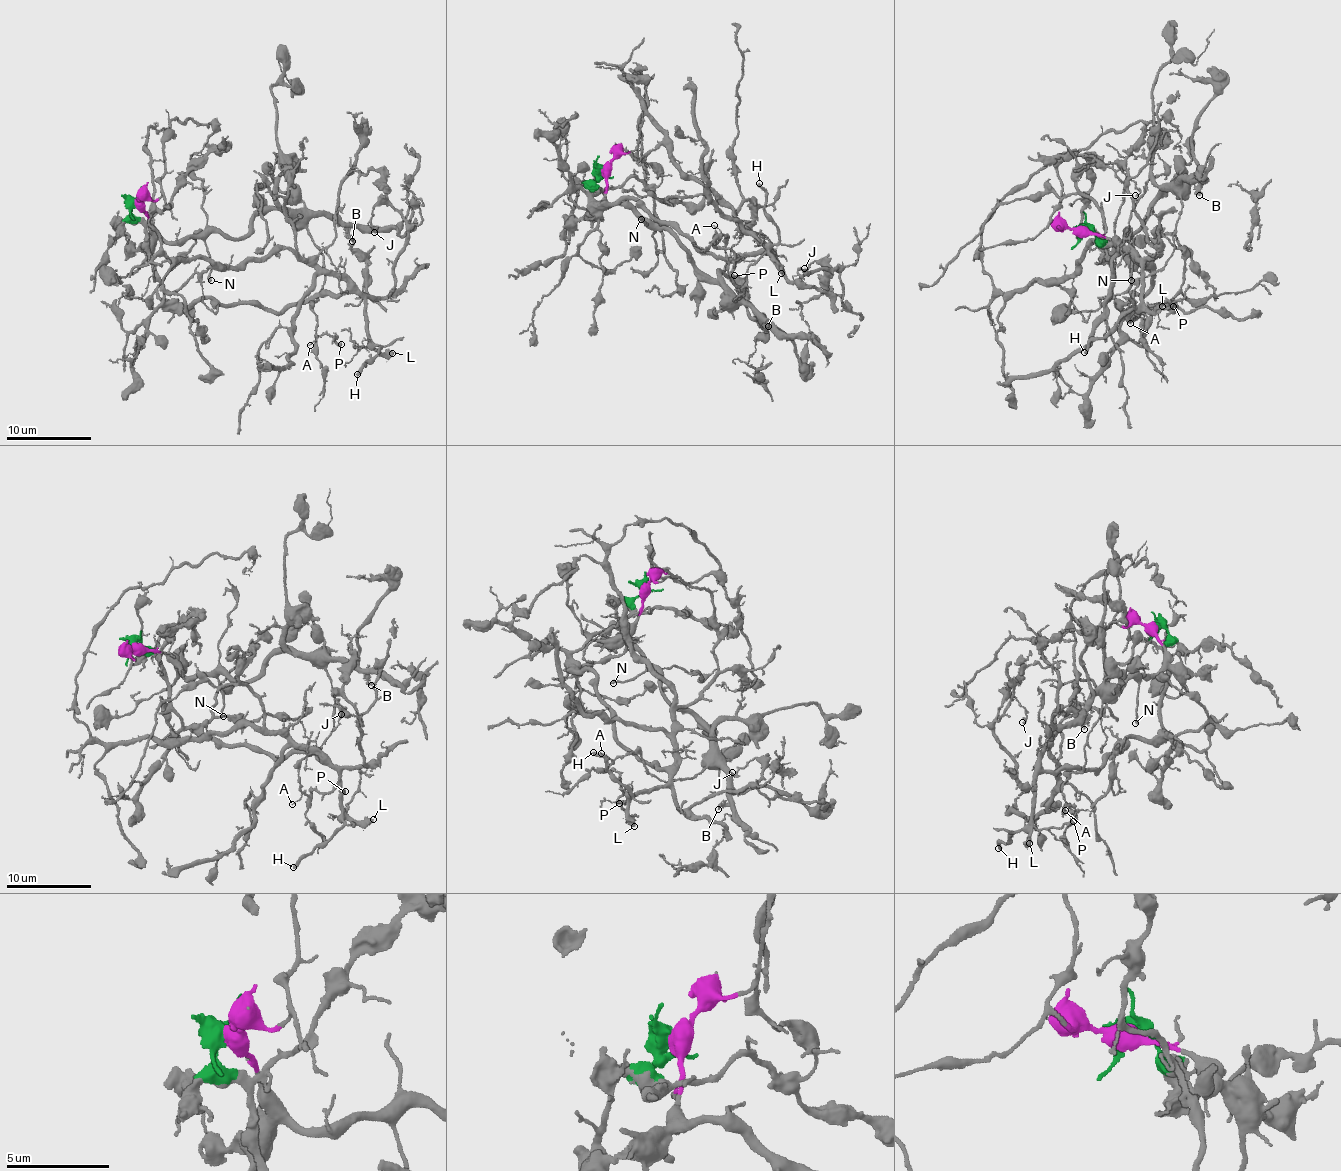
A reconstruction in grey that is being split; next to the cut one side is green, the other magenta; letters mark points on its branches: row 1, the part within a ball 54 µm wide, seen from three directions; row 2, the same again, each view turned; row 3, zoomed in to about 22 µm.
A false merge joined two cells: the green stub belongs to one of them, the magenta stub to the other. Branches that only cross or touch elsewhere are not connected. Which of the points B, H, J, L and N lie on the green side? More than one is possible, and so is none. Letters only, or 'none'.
H, J, L

